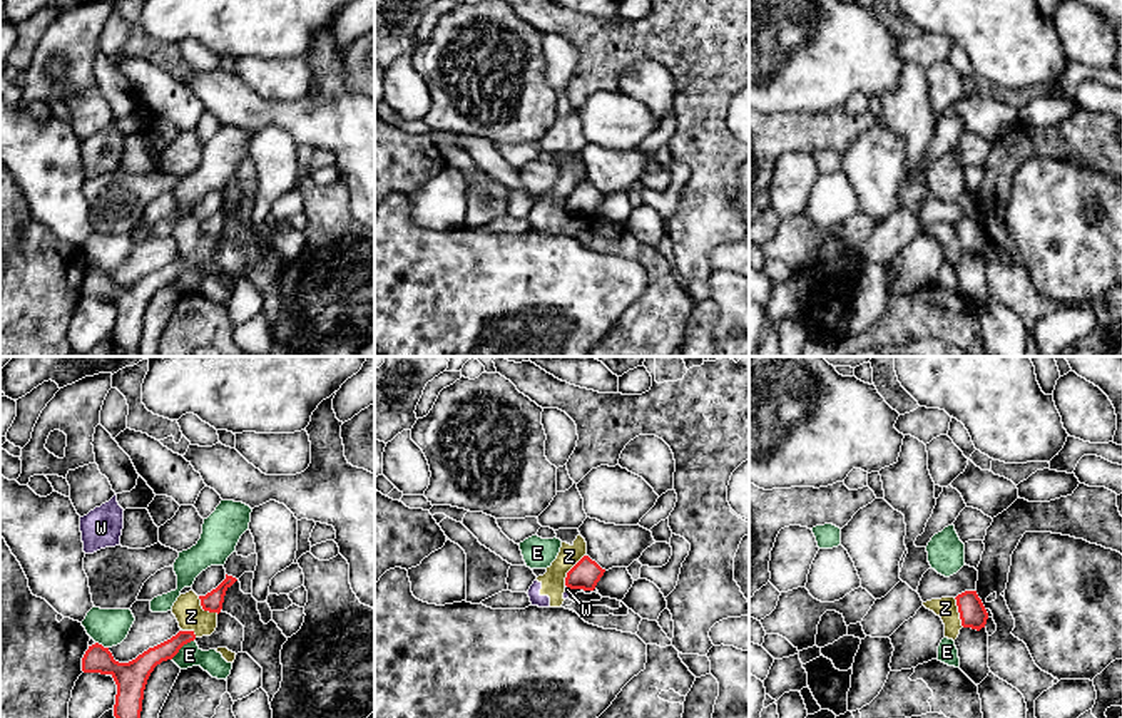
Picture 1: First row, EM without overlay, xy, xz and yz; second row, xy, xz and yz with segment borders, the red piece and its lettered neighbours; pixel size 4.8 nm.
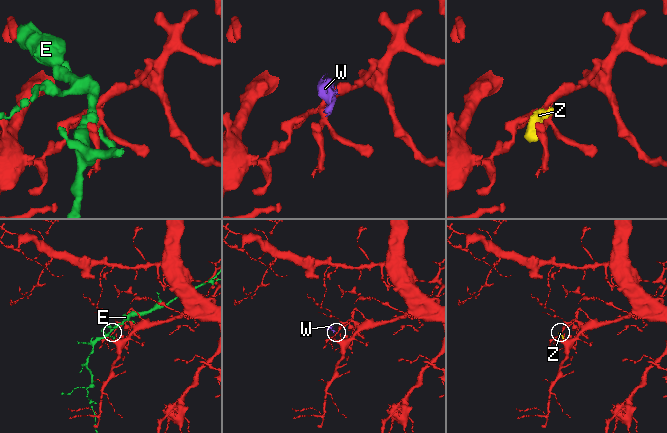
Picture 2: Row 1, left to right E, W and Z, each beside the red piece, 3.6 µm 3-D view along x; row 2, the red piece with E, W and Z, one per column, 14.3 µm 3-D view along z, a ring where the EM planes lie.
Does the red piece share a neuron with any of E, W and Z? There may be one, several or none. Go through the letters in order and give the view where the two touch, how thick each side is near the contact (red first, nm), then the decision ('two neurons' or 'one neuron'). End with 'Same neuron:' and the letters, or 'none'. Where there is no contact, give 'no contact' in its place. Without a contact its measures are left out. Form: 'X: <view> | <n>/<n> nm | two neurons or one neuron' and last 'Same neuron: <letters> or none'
E: xy | 120/110 nm | two neurons
W: xz | 140/30 nm | two neurons
Z: xz | 140/110 nm | two neurons
Same neuron: none

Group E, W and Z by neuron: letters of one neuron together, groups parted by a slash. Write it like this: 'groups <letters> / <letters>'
groups E / W Z

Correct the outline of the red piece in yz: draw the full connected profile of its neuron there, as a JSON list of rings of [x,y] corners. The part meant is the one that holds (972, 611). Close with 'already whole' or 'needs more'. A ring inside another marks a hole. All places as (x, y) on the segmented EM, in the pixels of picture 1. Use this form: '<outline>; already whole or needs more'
[[[965,591],[958,594],[955,599],[963,628],[972,628],[977,631],[985,628],[988,613],[982,599],[978,597],[977,591]]]; already whole

